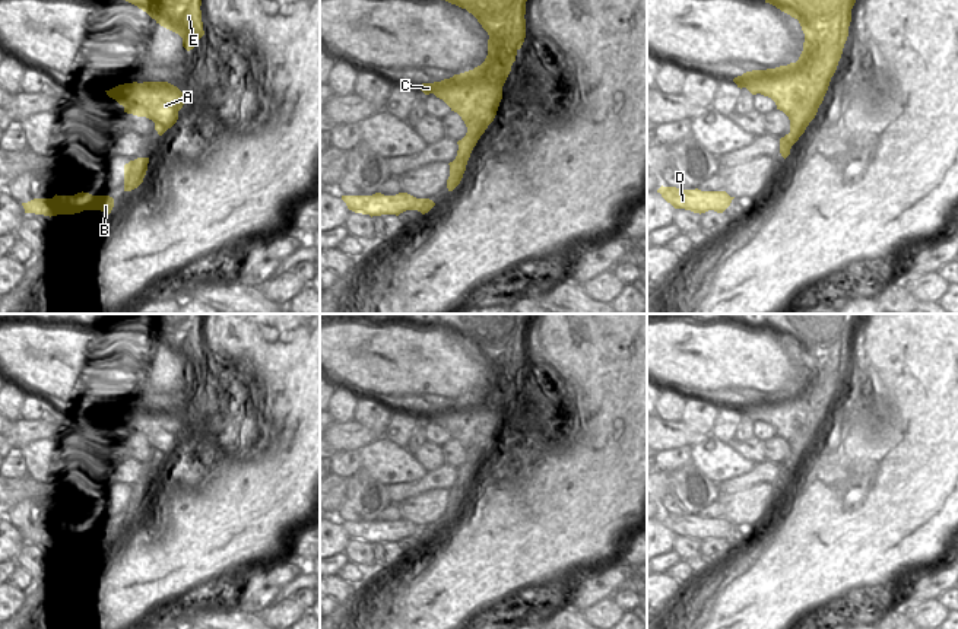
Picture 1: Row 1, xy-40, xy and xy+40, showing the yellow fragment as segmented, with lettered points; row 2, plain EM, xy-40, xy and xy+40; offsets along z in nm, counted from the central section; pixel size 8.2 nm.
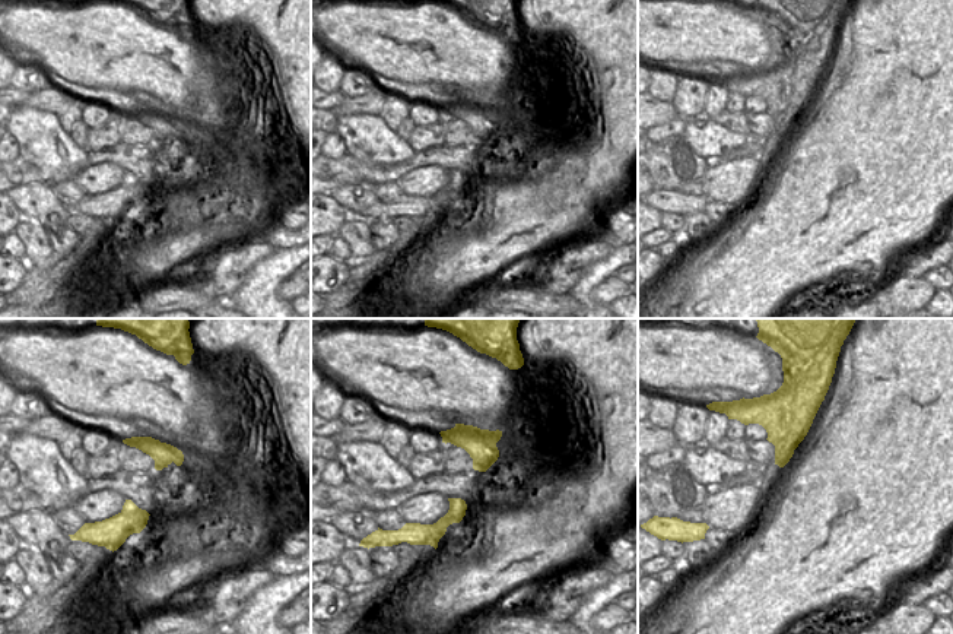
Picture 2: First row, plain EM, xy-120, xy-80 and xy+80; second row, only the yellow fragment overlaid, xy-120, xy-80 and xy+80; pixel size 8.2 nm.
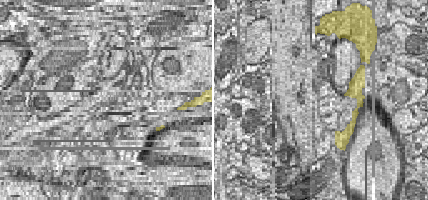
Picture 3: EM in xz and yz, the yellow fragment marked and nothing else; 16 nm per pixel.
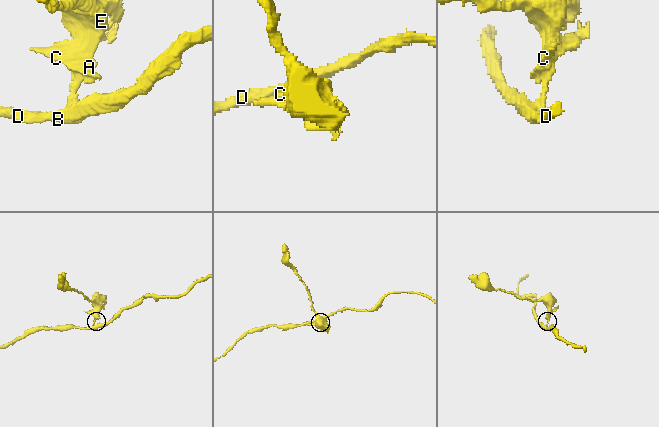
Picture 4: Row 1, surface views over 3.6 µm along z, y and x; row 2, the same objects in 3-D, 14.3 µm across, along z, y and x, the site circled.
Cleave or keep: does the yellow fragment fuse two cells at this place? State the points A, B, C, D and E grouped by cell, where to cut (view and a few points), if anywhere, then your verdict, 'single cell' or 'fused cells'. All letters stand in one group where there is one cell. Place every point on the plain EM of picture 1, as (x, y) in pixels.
A C E / B D; cut in xy along (456, 483), (468, 486); fused cells

